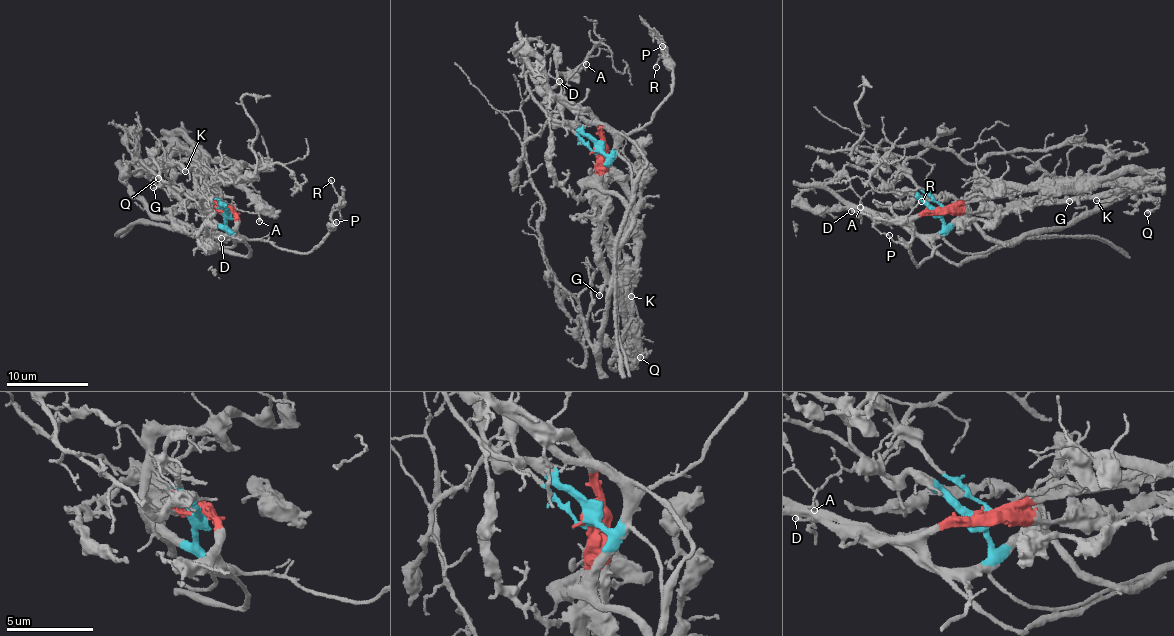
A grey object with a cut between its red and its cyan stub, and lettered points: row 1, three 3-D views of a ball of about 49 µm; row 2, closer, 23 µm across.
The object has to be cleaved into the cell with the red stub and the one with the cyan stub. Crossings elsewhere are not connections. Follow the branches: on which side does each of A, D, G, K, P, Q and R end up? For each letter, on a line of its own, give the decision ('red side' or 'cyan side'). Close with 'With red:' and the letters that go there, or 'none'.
A: cyan side
D: red side
G: red side
K: red side
P: cyan side
Q: red side
R: cyan side
With red: D, G, K, Q

